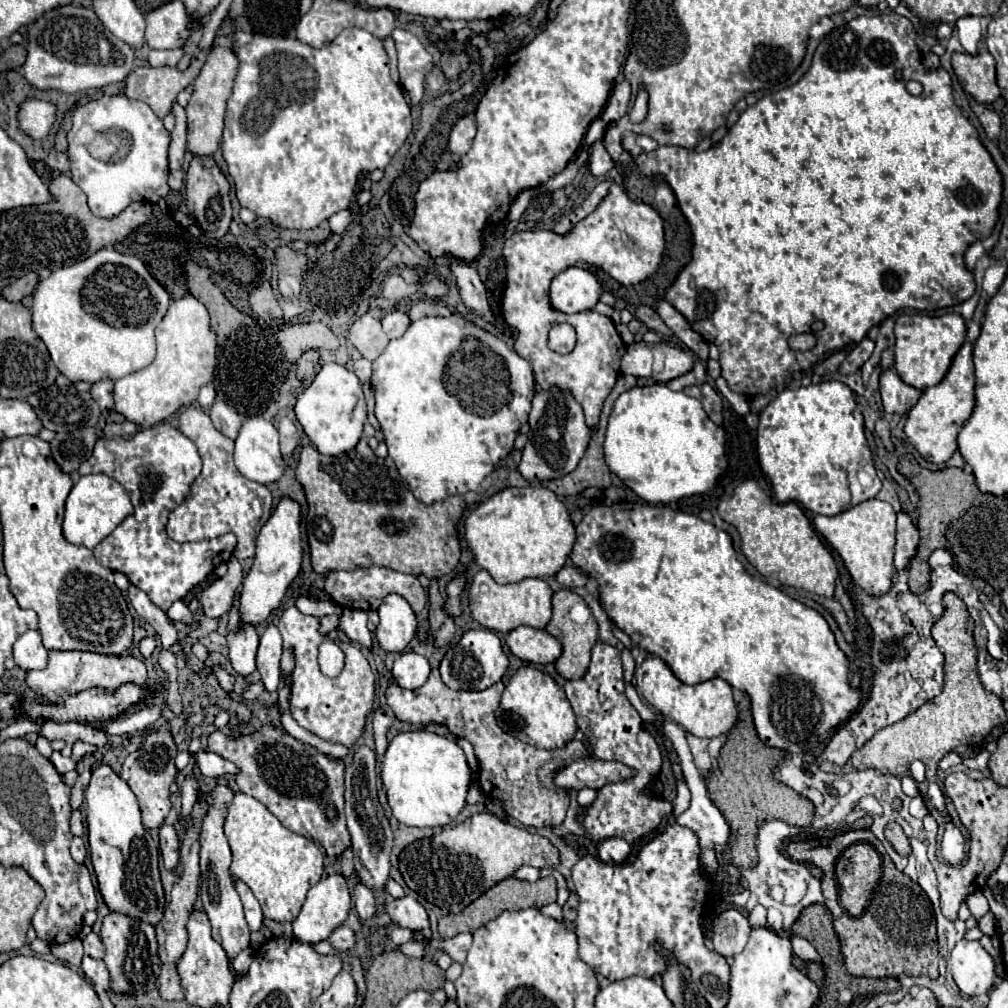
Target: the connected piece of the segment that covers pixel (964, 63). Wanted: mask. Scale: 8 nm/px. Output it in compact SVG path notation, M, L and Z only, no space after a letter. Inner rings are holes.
M988 51L978 55L954 53L952 55L954 73L960 85L980 103L994 103L1002 97L1002 89L996 83L996 61Z

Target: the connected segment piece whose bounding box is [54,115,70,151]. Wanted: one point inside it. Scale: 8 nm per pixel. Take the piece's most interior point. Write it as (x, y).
(61, 145)

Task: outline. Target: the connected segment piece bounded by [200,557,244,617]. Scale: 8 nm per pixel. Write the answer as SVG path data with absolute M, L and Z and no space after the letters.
M236 557L228 561L228 573L220 579L216 579L210 587L206 587L200 595L200 603L204 609L204 615L208 617L222 617L230 611L232 599L242 583L242 567Z

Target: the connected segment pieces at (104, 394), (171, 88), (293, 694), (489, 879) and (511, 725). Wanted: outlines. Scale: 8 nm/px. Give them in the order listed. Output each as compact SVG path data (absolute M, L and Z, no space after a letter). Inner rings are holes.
M102 379L98 383L92 385L92 397L96 399L96 403L102 407L102 409L112 409L114 407L114 399L112 399L112 387L114 387L114 381L110 379Z
M194 61L186 69L178 67L138 67L126 79L126 97L144 101L162 119L170 113L176 95L186 89L198 75L200 63Z
M288 607L280 621L278 629L284 639L284 647L294 653L294 671L292 671L292 685L290 685L290 711L296 723L314 735L318 735L324 741L342 743L346 747L354 745L356 739L362 735L366 717L372 711L374 703L374 691L376 691L376 677L362 655L362 651L346 641L336 639L340 649L344 651L344 669L338 677L326 677L322 675L316 651L318 645L326 639L326 635L320 633L320 617L304 615L296 607Z
M476 813L456 827L446 827L432 837L410 843L398 859L400 873L412 891L446 913L460 913L484 891L512 877L522 865L554 867L560 861L560 853L538 833L514 827L492 813Z
M530 665L520 667L508 681L502 693L500 709L496 711L496 719L508 735L540 749L564 747L568 741L574 739L574 733L578 729L564 689L548 673L542 673Z

